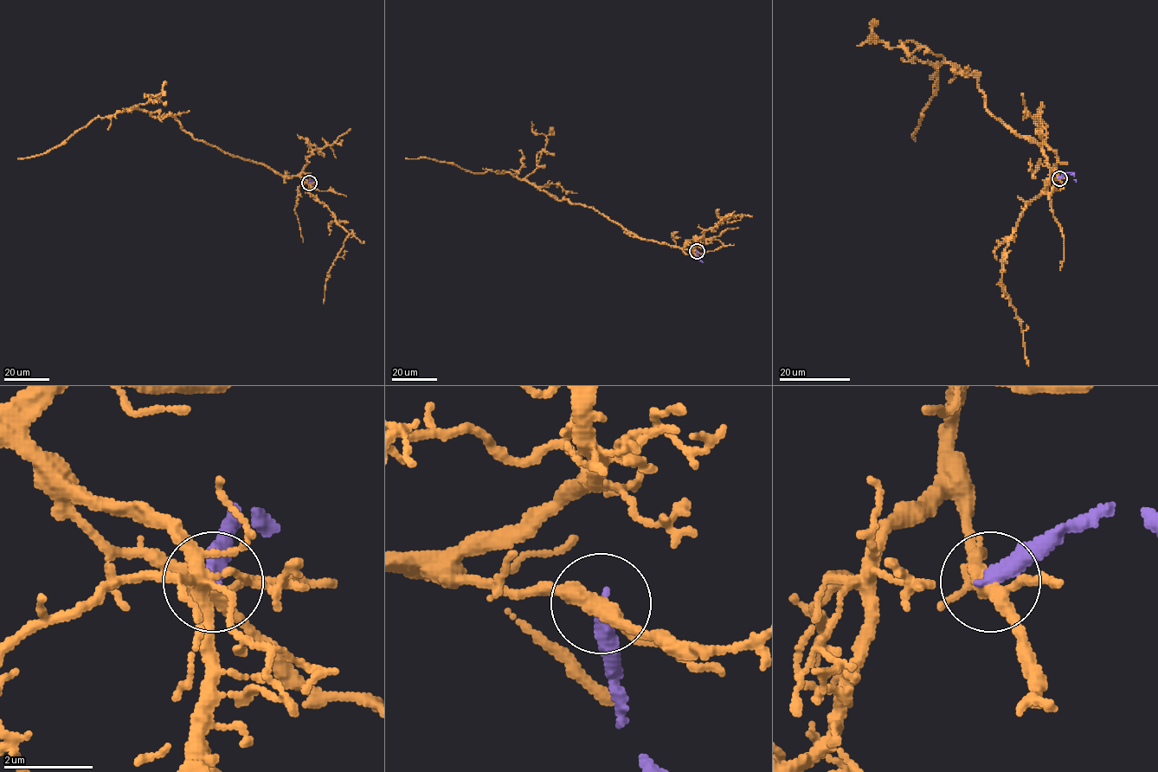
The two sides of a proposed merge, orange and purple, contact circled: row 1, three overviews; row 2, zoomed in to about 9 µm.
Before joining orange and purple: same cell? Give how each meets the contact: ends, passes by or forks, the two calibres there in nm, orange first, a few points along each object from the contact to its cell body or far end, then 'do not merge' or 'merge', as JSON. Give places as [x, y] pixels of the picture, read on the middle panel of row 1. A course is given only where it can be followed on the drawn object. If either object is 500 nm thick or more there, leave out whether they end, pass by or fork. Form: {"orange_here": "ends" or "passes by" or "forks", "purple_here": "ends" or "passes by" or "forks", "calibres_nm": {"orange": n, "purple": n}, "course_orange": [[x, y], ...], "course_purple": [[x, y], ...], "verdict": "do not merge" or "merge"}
{"orange_here": "forks", "purple_here": "ends", "calibres_nm": {"orange": 320, "purple": 400}, "course_orange": [[697, 251], [638, 238], [592, 208], [555, 199], [509, 172], [472, 173], [427, 157], [406, 159]], "course_purple": [[697, 251], [700, 261], [703, 262]], "verdict": "do not merge"}

